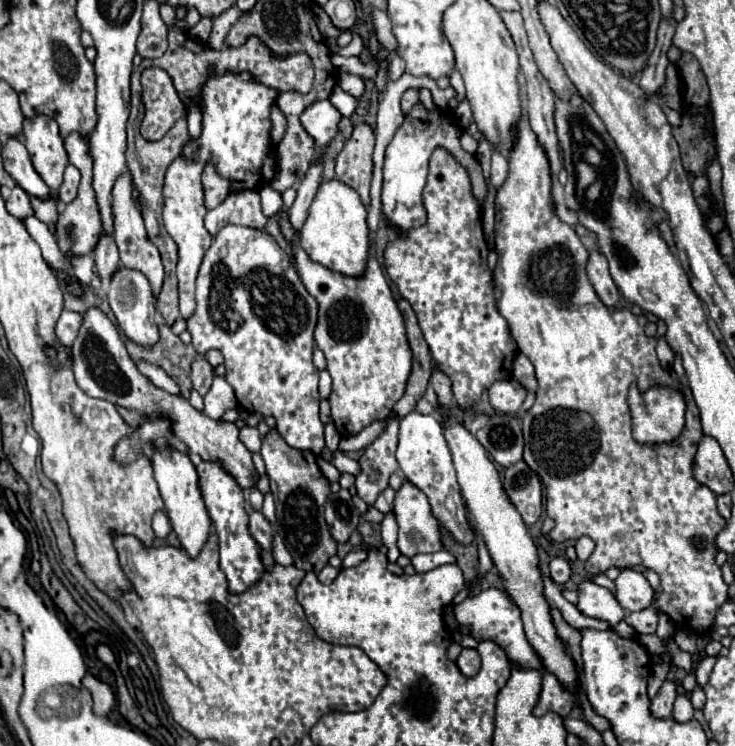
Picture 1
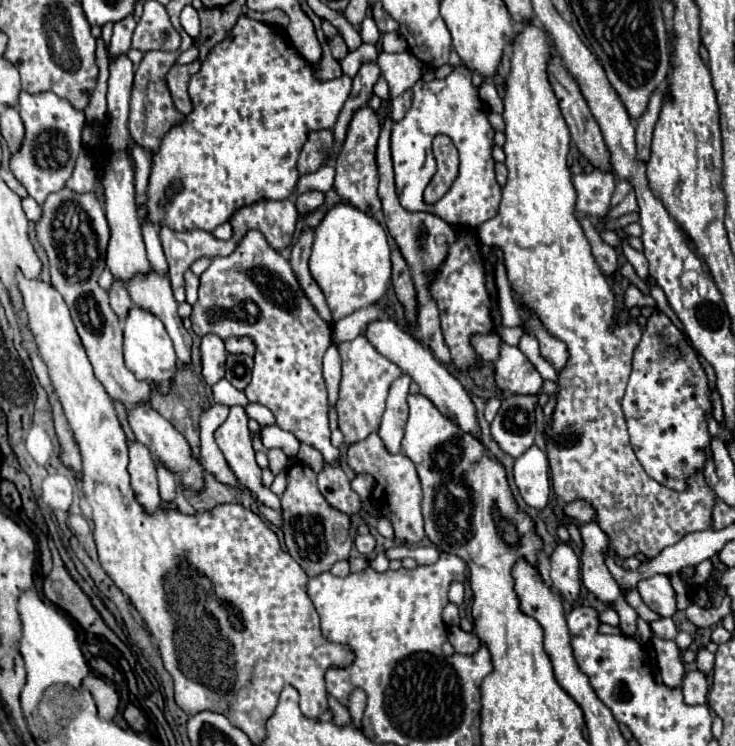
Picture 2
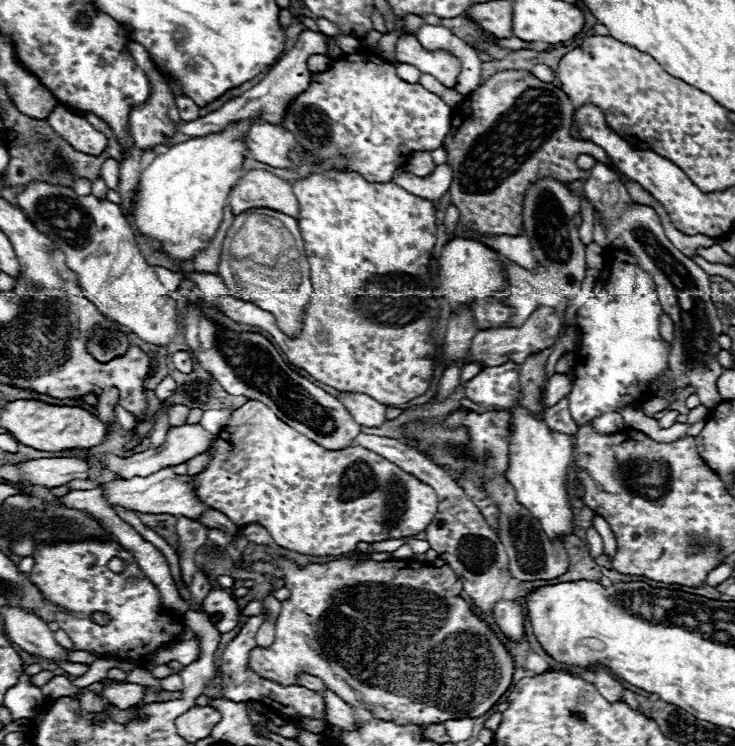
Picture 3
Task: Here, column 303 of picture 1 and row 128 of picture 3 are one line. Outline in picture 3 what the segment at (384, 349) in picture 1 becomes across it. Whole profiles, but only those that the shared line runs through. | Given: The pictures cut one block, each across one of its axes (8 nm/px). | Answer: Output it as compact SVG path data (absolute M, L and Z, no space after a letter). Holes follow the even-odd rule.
M252 124L244 144L250 158L274 168L288 168L288 150L296 148L294 136L280 124Z

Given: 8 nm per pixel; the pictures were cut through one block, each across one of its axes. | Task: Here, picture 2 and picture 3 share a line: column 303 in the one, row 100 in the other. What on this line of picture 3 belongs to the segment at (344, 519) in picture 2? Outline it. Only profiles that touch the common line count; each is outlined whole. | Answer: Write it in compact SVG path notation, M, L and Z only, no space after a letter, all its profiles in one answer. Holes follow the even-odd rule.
M508 70L494 74L480 88L468 94L464 102L452 110L452 126L442 142L442 148L448 156L446 164L452 168L452 184L448 194L452 204L460 210L460 222L488 236L522 234L522 208L526 190L544 176L560 182L586 180L588 172L576 166L576 158L580 154L590 154L618 174L634 202L654 208L668 240L682 254L696 256L696 248L708 248L716 244L716 240L708 236L686 236L676 230L666 210L640 184L622 176L600 146L574 140L570 136L570 126L572 104L568 102L568 96L560 88L542 84L526 72Z

